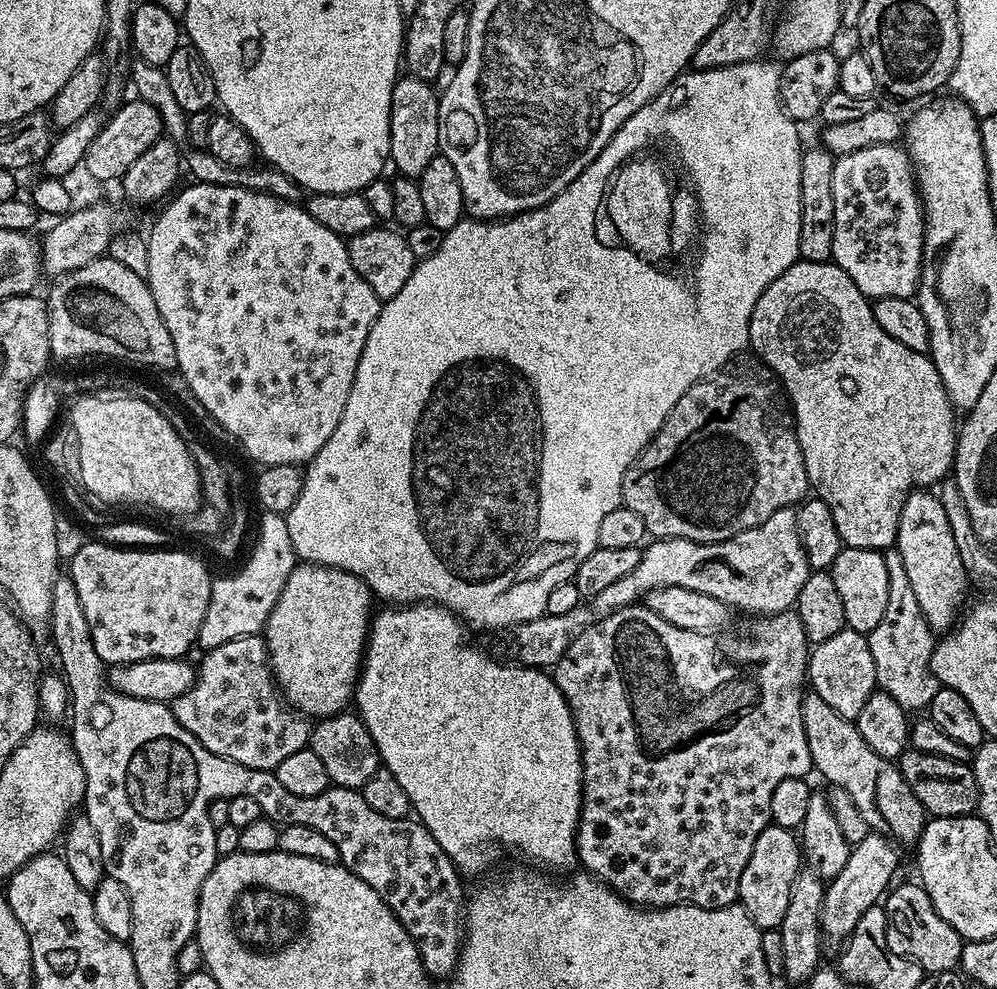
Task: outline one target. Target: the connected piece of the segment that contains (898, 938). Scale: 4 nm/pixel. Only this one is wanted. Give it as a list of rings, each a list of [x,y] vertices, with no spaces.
[[[920,883],[898,884],[887,893],[882,904],[886,914],[886,942],[890,950],[902,958],[914,961],[925,973],[953,971],[959,965],[965,941],[953,930],[950,922],[946,922],[946,918],[934,910],[930,894],[926,894]]]

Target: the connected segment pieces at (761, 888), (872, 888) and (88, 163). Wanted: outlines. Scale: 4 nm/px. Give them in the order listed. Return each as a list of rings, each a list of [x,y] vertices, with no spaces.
[[[771,823],[766,830],[762,830],[762,834],[758,834],[750,862],[746,862],[746,870],[742,870],[739,903],[744,905],[760,929],[779,928],[782,918],[786,918],[786,906],[790,906],[790,890],[801,867],[802,845],[793,829]]]
[[[869,831],[862,842],[852,845],[852,853],[846,866],[842,866],[834,879],[827,881],[820,915],[820,931],[827,947],[829,944],[830,947],[839,949],[851,936],[854,926],[858,926],[858,918],[862,918],[866,910],[877,907],[889,891],[893,883],[892,875],[900,864],[900,852],[894,845],[896,844],[887,835]]]
[[[129,100],[129,104],[121,103],[121,108],[105,119],[101,132],[86,150],[82,168],[96,180],[119,181],[126,174],[126,170],[130,170],[130,166],[134,166],[134,162],[138,162],[138,158],[146,154],[146,150],[150,150],[156,140],[161,139],[164,123],[158,110],[154,110],[154,106],[144,100]]]

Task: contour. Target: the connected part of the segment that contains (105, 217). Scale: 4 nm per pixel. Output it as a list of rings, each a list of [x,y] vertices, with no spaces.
[[[92,204],[89,208],[77,207],[67,216],[59,217],[56,224],[40,244],[42,268],[52,278],[59,278],[65,272],[73,272],[90,262],[101,259],[107,253],[110,242],[125,227],[124,216],[112,204]]]

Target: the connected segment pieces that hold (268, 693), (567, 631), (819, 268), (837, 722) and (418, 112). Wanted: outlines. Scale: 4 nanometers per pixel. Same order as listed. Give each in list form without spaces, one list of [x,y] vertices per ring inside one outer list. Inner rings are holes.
[[[263,635],[234,638],[205,651],[196,668],[196,680],[170,707],[174,718],[206,750],[227,760],[271,772],[278,762],[309,747],[310,724],[286,703],[272,675],[272,662]]]
[[[795,507],[778,510],[770,514],[770,518],[762,522],[762,526],[742,530],[742,534],[734,534],[734,538],[717,544],[667,538],[656,538],[651,543],[641,551],[638,566],[634,566],[634,570],[630,570],[626,578],[618,578],[618,582],[606,586],[602,594],[581,602],[574,610],[570,610],[570,614],[545,614],[530,622],[495,629],[489,635],[492,637],[486,645],[489,657],[500,664],[541,670],[555,669],[562,654],[566,654],[566,650],[572,645],[573,638],[582,634],[582,630],[611,612],[617,612],[619,608],[635,605],[650,590],[660,587],[685,587],[686,590],[720,599],[732,610],[741,608],[744,612],[757,612],[755,615],[760,618],[773,616],[779,612],[787,612],[795,605],[798,590],[802,590],[802,582],[806,582],[810,571],[806,550],[798,534]]]
[[[797,260],[786,274],[774,278],[766,290],[762,290],[762,298],[754,306],[754,314],[750,318],[750,334],[748,343],[751,351],[759,356],[765,364],[772,367],[772,373],[776,375],[787,392],[792,406],[792,414],[796,418],[796,433],[798,442],[802,446],[802,458],[806,466],[806,474],[811,491],[819,499],[830,506],[830,514],[834,514],[834,526],[838,526],[841,545],[850,548],[874,548],[883,550],[893,547],[898,534],[898,522],[902,514],[902,506],[906,502],[908,493],[919,489],[921,486],[936,486],[941,483],[953,471],[956,459],[956,438],[958,435],[958,416],[952,407],[950,398],[944,389],[942,378],[938,370],[932,365],[931,359],[923,352],[910,350],[910,346],[902,346],[882,326],[878,326],[878,318],[874,318],[874,310],[869,297],[854,286],[854,278],[846,274],[834,262],[823,264],[822,262],[810,262],[809,260]]]
[[[809,691],[805,693],[803,706],[803,728],[806,730],[807,746],[810,749],[813,769],[820,772],[833,787],[850,790],[850,772],[876,772],[878,774],[878,804],[882,806],[886,818],[896,828],[902,824],[902,828],[896,828],[898,840],[906,842],[919,839],[920,832],[926,823],[926,813],[921,803],[914,797],[910,786],[906,785],[899,767],[891,760],[878,756],[868,746],[855,726],[855,723],[842,718],[832,706],[823,702],[820,695]]]
[[[404,74],[397,79],[394,90],[392,91],[392,113],[390,114],[390,157],[391,167],[396,167],[395,170],[399,175],[411,176],[418,178],[422,174],[422,170],[426,170],[434,157],[440,150],[438,142],[438,106],[440,98],[437,89],[432,89],[433,85],[426,80],[419,80],[417,76]]]

